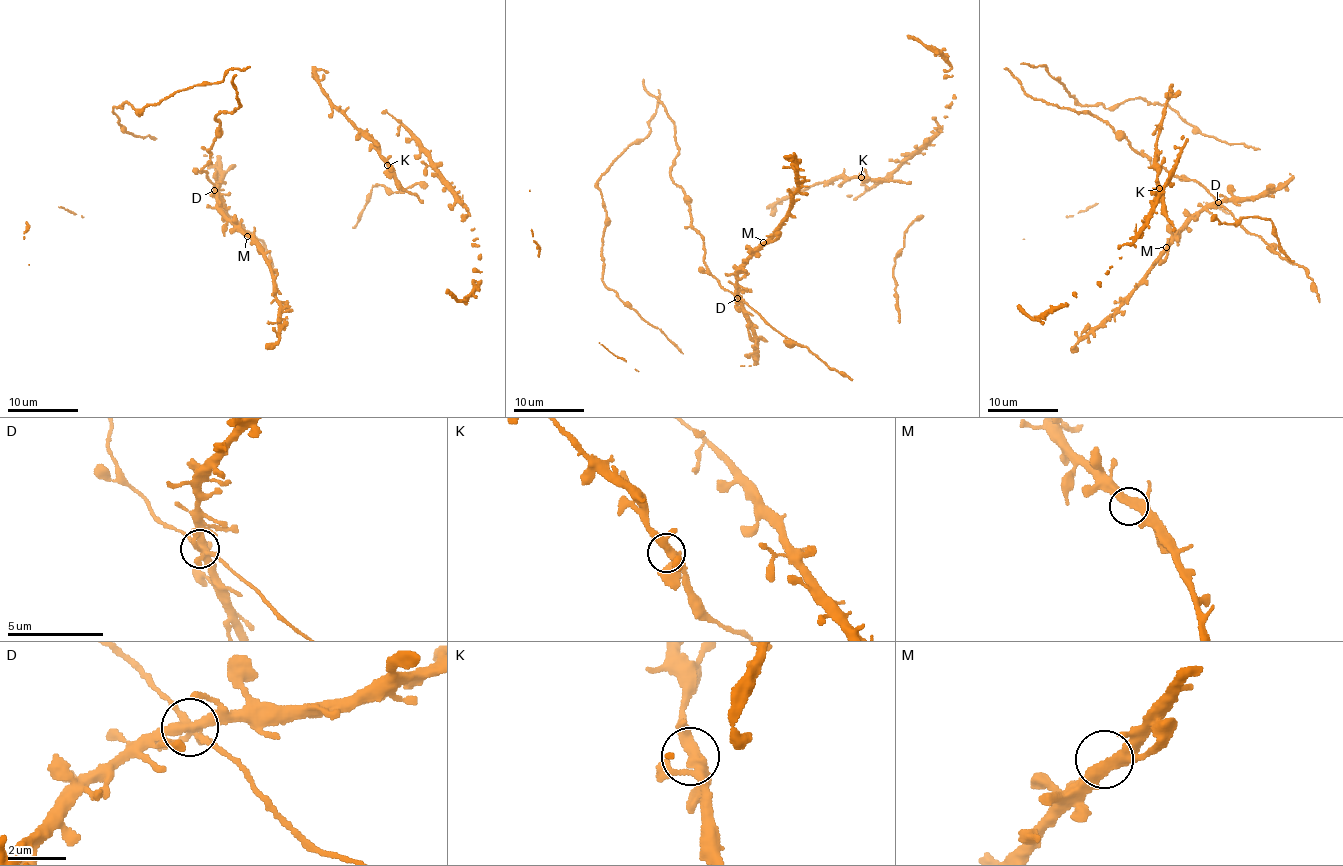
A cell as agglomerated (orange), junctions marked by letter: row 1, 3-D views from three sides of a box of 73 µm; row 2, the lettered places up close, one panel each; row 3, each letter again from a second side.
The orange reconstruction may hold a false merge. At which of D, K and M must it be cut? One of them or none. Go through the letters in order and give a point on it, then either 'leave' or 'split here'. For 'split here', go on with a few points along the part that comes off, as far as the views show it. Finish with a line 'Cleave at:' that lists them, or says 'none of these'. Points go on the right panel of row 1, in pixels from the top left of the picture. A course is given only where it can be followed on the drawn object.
D: place (1218, 202); leave
K: place (1159, 188); leave
M: place (1166, 247); leave
Cleave at: none of these

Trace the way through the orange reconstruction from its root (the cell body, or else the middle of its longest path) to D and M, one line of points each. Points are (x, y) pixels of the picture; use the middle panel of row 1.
D: (657, 98), (674, 124), (678, 154), (670, 178), (682, 190), (692, 226), (702, 238), (704, 263), (738, 298)
M: (657, 98), (674, 124), (678, 154), (670, 178), (691, 209), (708, 272), (733, 295), (741, 265), (763, 242)

